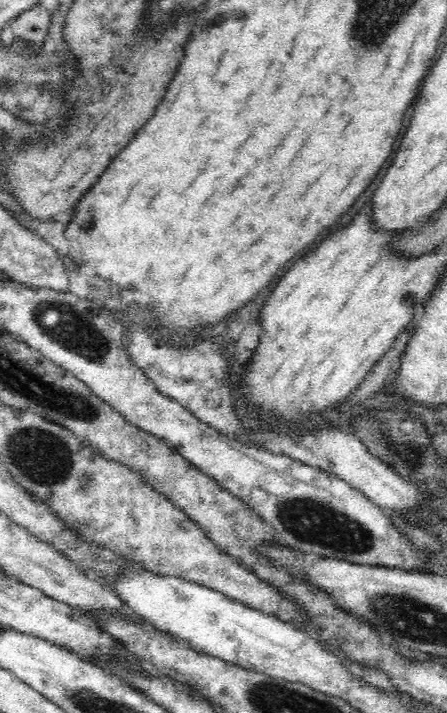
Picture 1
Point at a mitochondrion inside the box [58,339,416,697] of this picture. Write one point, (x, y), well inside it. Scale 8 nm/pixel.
(312, 522)

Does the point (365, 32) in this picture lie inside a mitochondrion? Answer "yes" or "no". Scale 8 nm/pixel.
yes

